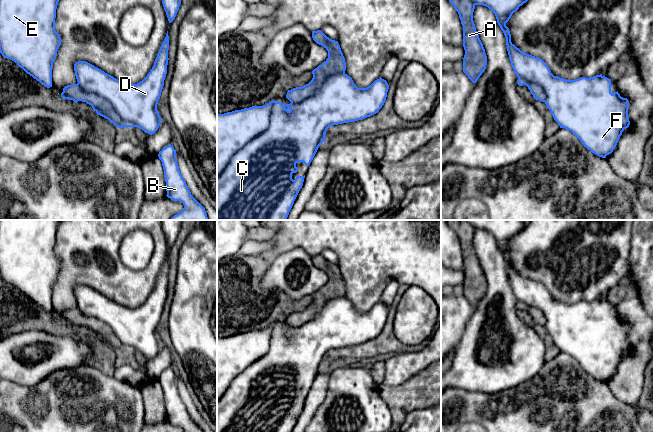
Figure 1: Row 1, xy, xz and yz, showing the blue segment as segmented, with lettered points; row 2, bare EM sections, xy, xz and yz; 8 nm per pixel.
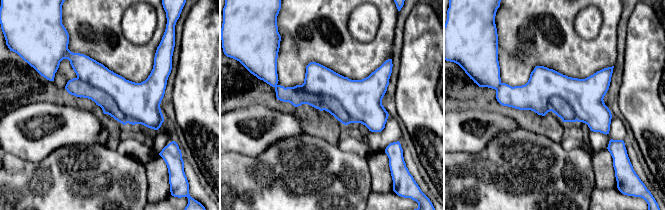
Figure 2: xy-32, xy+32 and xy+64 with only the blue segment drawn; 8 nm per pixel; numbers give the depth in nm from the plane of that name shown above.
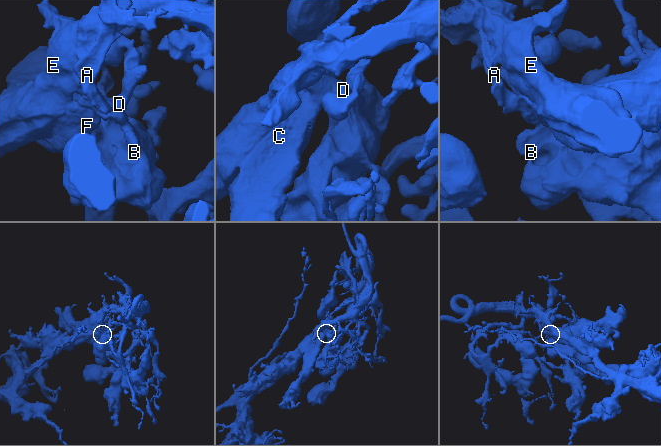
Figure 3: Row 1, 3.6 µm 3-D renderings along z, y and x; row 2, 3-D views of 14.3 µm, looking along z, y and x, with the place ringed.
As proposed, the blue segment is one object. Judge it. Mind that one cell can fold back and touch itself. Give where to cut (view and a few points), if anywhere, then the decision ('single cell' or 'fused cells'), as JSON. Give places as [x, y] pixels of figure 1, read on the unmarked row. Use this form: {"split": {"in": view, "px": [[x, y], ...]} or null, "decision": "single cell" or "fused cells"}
{"split": {"in": "xy", "px": [[77, 307], [86, 315], [104, 321], [125, 350]]}, "decision": "fused cells"}

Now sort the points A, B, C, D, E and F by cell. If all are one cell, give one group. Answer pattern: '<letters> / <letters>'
A / B C D E F

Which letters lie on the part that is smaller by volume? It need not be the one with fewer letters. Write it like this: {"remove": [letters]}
{"remove": ["A"]}

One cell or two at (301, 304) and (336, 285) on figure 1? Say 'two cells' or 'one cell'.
one cell

